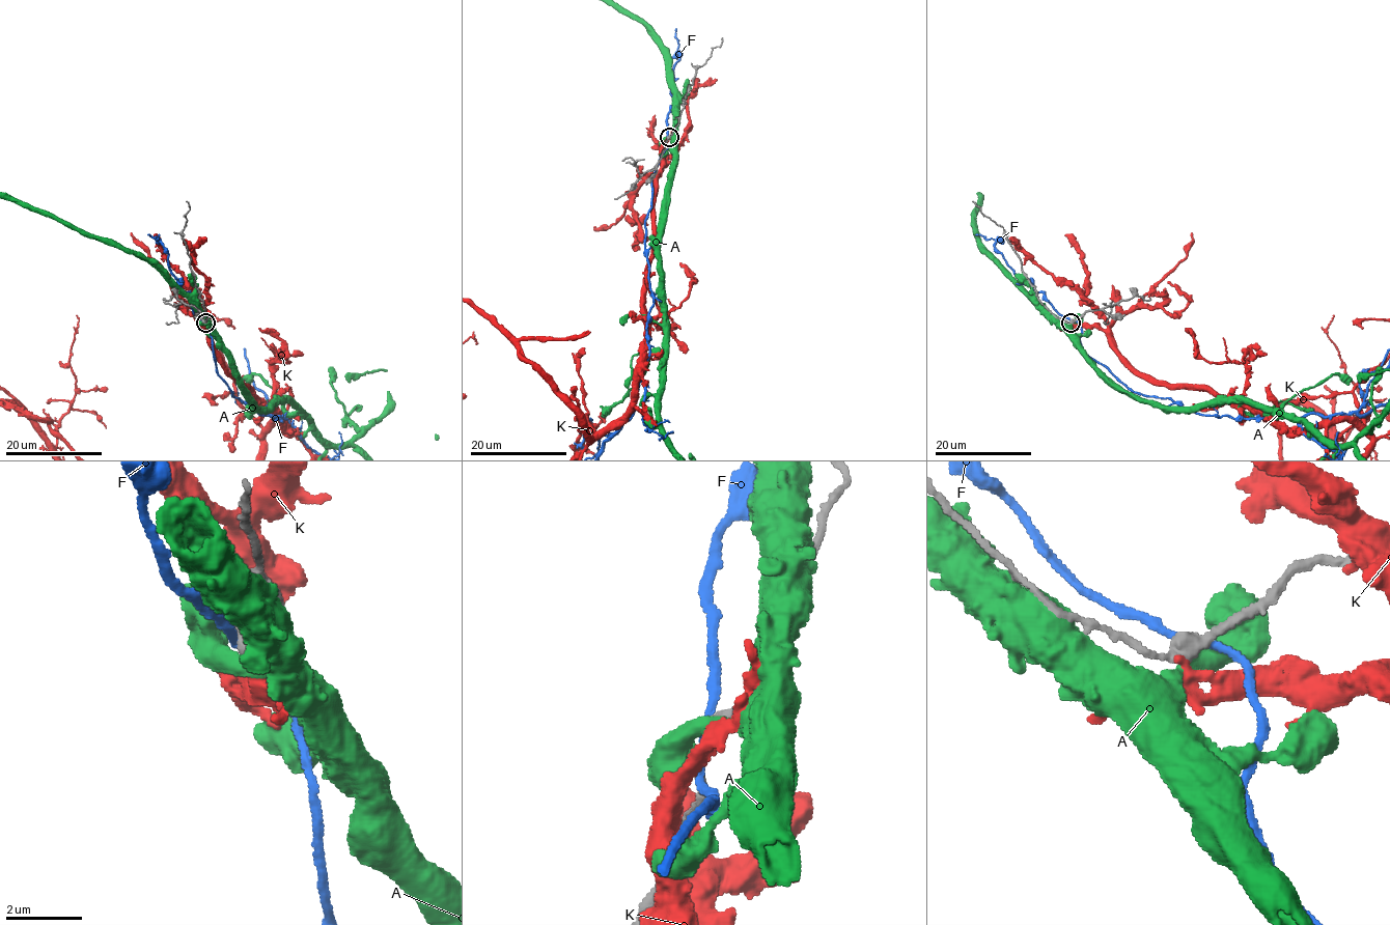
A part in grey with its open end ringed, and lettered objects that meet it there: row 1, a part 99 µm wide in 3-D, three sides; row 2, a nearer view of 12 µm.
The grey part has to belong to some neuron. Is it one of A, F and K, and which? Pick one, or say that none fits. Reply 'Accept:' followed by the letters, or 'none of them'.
Accept: none of them

